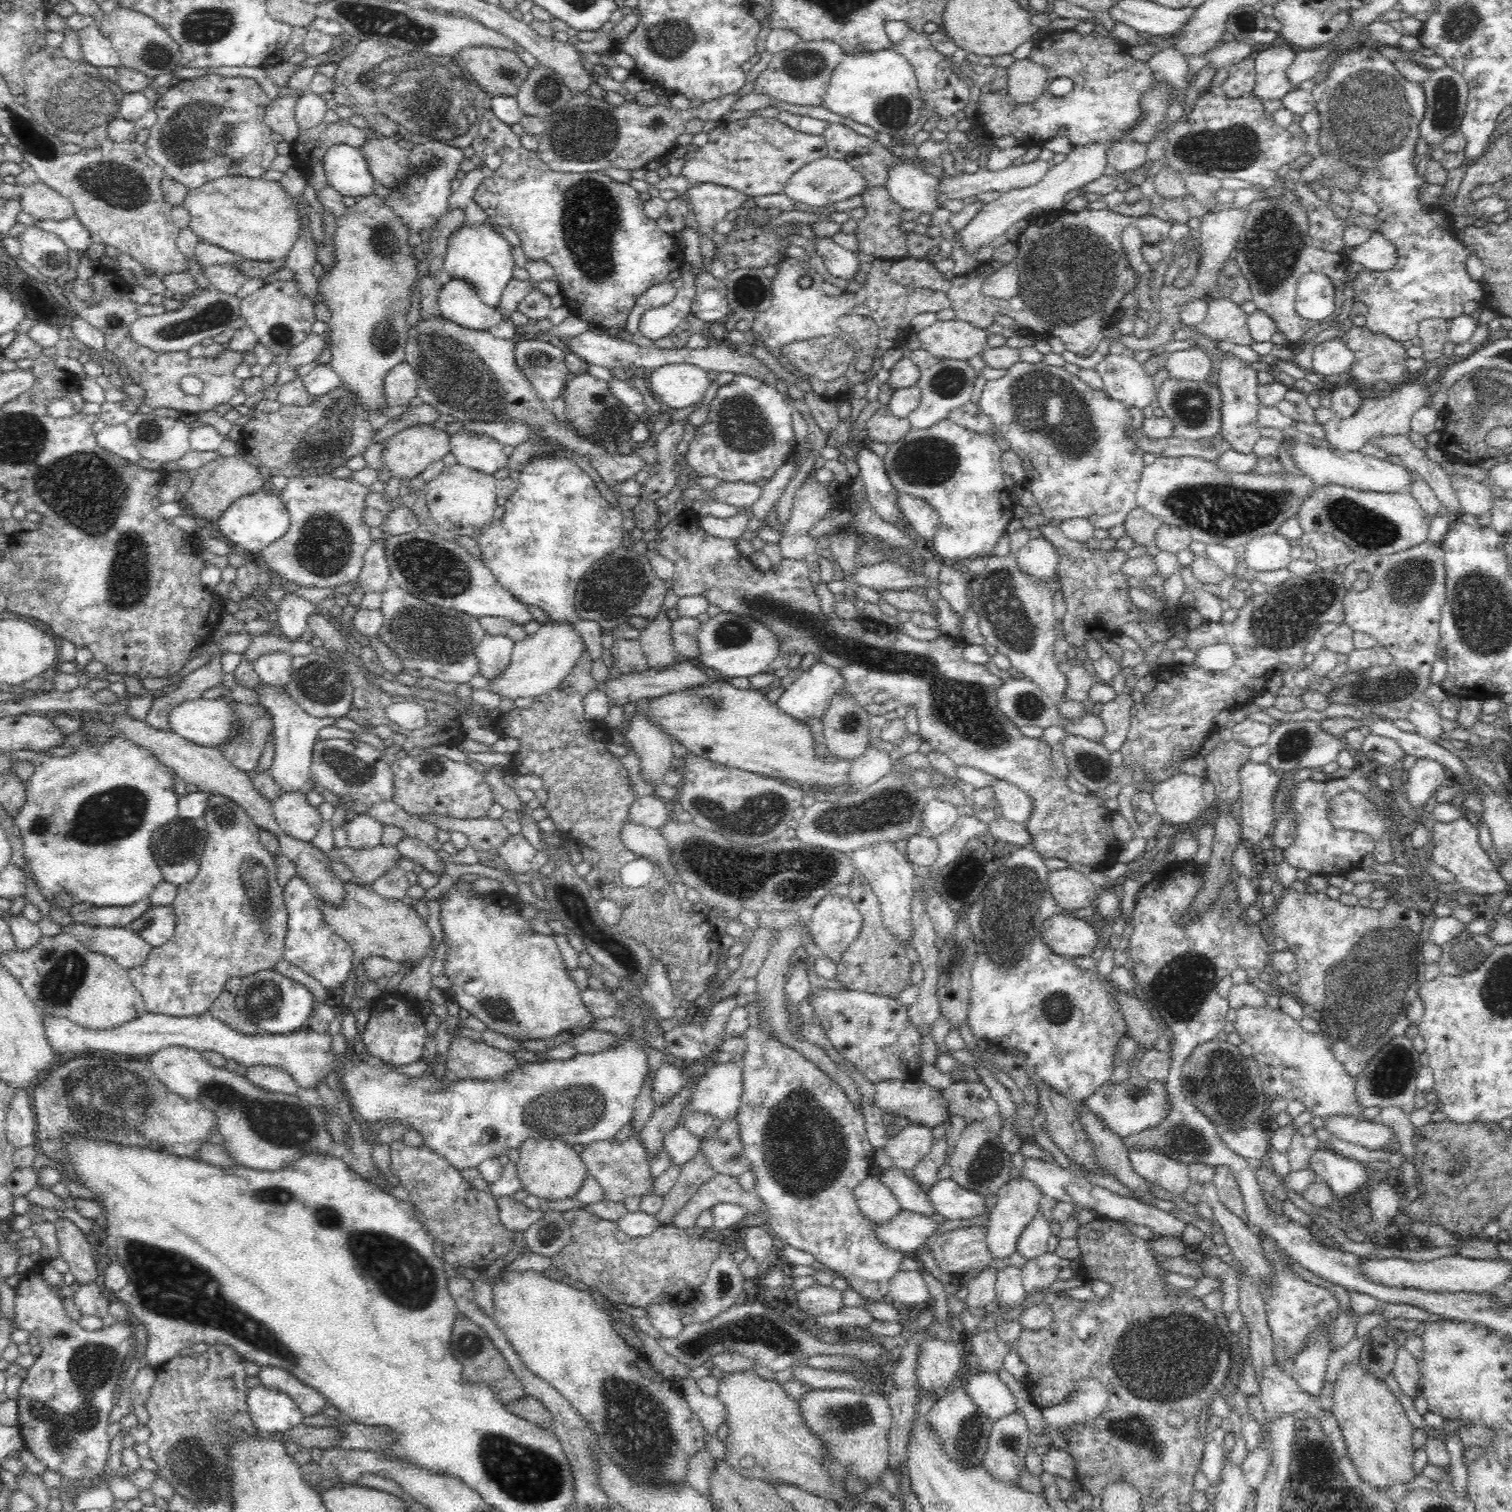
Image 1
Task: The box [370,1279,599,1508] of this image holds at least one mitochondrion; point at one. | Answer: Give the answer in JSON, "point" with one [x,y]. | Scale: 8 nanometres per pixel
{"point":[524,1474]}

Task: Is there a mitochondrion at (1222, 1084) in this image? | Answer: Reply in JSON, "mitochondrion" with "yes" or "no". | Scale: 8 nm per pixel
{"mitochondrion":"yes"}

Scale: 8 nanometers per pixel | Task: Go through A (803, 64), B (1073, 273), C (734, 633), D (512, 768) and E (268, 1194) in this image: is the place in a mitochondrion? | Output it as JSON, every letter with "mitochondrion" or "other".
{"A":"mitochondrion","B":"mitochondrion","C":"mitochondrion","D":"other","E":"mitochondrion"}

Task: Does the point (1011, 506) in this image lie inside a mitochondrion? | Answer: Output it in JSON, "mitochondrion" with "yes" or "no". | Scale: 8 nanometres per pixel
{"mitochondrion":"no"}

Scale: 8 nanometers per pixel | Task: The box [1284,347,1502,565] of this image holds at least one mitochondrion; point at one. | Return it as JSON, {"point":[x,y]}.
{"point":[1367,528]}

